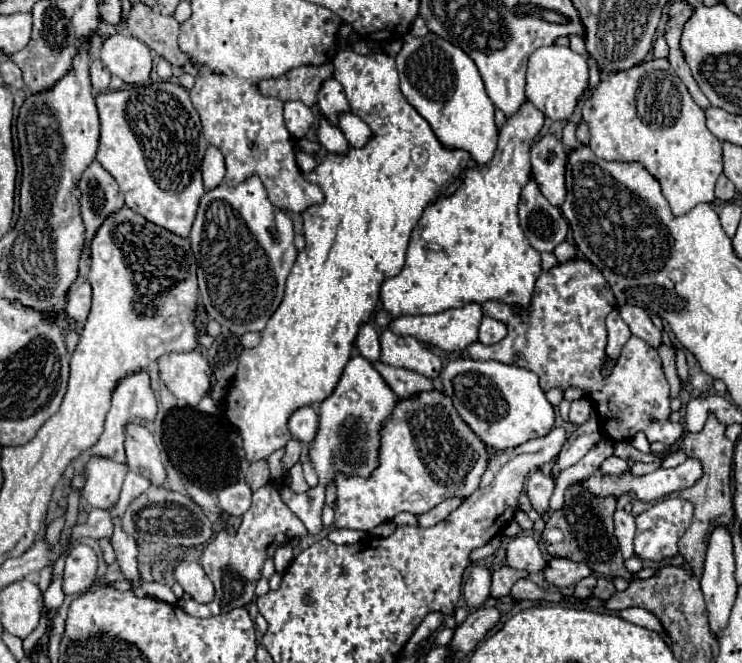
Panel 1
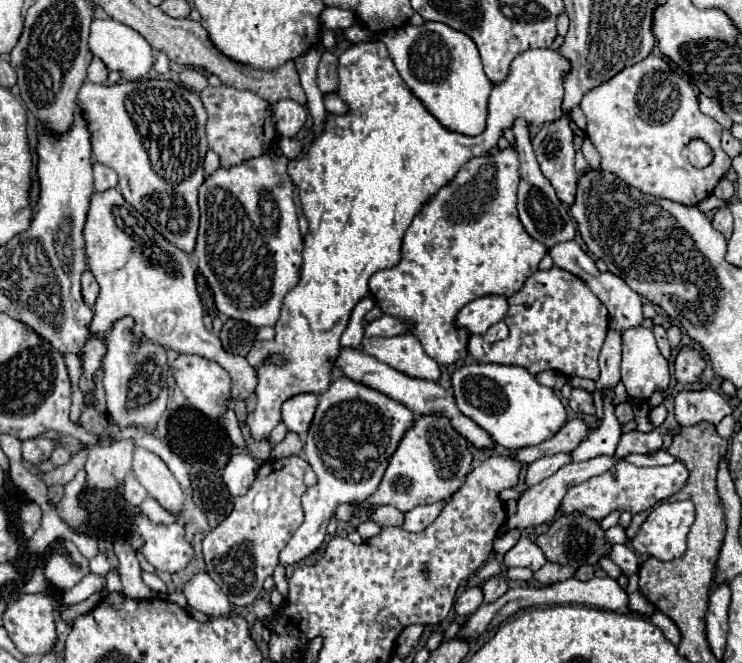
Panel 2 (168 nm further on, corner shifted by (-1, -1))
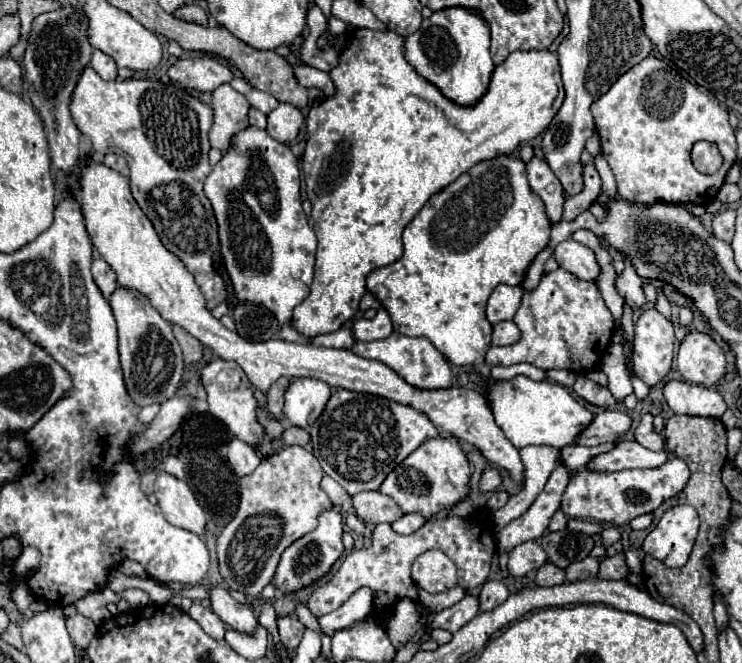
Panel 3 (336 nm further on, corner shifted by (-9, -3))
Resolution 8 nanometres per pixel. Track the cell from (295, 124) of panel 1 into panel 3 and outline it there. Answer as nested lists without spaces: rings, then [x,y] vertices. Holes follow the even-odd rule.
[[[280,104],[276,110],[268,114],[268,134],[278,142],[292,142],[296,140],[300,128],[304,124],[304,116],[300,108],[292,104]]]

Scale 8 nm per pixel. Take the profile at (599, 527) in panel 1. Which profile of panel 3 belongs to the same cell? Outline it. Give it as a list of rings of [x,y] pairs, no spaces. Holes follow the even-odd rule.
[[[566,528],[560,532],[544,534],[542,548],[548,554],[548,562],[560,568],[568,568],[572,562],[578,562],[590,556],[594,548],[594,540],[588,534],[572,532]]]

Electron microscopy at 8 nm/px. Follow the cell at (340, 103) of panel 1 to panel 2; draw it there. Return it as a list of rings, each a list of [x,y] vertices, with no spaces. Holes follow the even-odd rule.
[[[324,52],[318,64],[318,86],[324,94],[336,90],[338,78],[338,58],[332,52]]]

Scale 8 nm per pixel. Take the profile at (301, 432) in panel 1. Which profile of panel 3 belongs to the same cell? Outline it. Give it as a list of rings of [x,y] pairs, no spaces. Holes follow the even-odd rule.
[[[298,378],[292,382],[284,396],[284,414],[292,426],[310,430],[322,414],[332,390],[316,378]]]

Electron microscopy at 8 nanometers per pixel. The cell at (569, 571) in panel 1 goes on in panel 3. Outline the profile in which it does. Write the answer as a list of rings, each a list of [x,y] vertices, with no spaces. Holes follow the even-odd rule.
[[[544,564],[538,574],[536,574],[536,580],[534,580],[538,586],[558,586],[558,584],[564,584],[566,582],[566,572],[562,568],[556,568],[554,564]]]

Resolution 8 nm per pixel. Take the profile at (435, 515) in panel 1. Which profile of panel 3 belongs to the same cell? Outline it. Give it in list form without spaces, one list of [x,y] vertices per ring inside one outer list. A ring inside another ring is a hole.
[[[406,514],[402,516],[400,520],[396,520],[392,524],[392,528],[398,532],[398,534],[412,534],[416,530],[420,530],[422,526],[426,524],[426,518],[420,516],[420,514]]]

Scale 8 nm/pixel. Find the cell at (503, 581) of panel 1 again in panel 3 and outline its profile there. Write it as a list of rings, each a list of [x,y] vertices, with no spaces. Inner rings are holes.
[[[486,582],[482,586],[482,592],[480,592],[480,612],[488,612],[488,610],[494,610],[496,606],[500,606],[506,598],[508,598],[508,588],[502,584],[502,582]]]

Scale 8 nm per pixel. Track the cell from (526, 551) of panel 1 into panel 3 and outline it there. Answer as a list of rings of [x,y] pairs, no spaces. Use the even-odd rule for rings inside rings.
[[[524,542],[514,550],[510,550],[508,572],[512,576],[524,576],[530,570],[538,570],[546,562],[548,562],[548,556],[538,542]]]

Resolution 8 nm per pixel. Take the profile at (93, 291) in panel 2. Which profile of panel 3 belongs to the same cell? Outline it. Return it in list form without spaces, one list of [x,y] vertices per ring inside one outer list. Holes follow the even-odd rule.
[[[98,258],[98,260],[92,262],[92,276],[94,276],[96,286],[100,288],[100,292],[102,292],[106,298],[118,288],[118,284],[116,284],[116,274],[110,270],[110,266],[108,266],[102,258]]]

